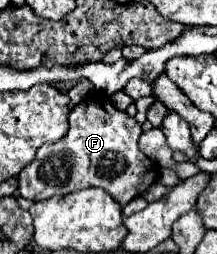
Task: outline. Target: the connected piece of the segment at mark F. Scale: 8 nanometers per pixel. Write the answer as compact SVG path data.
M96 92L72 108L66 136L54 144L40 146L36 158L18 174L20 196L38 202L98 186L126 206L130 200L142 196L160 174L160 168L138 148L140 134L142 126L134 118L118 110L110 96Z

